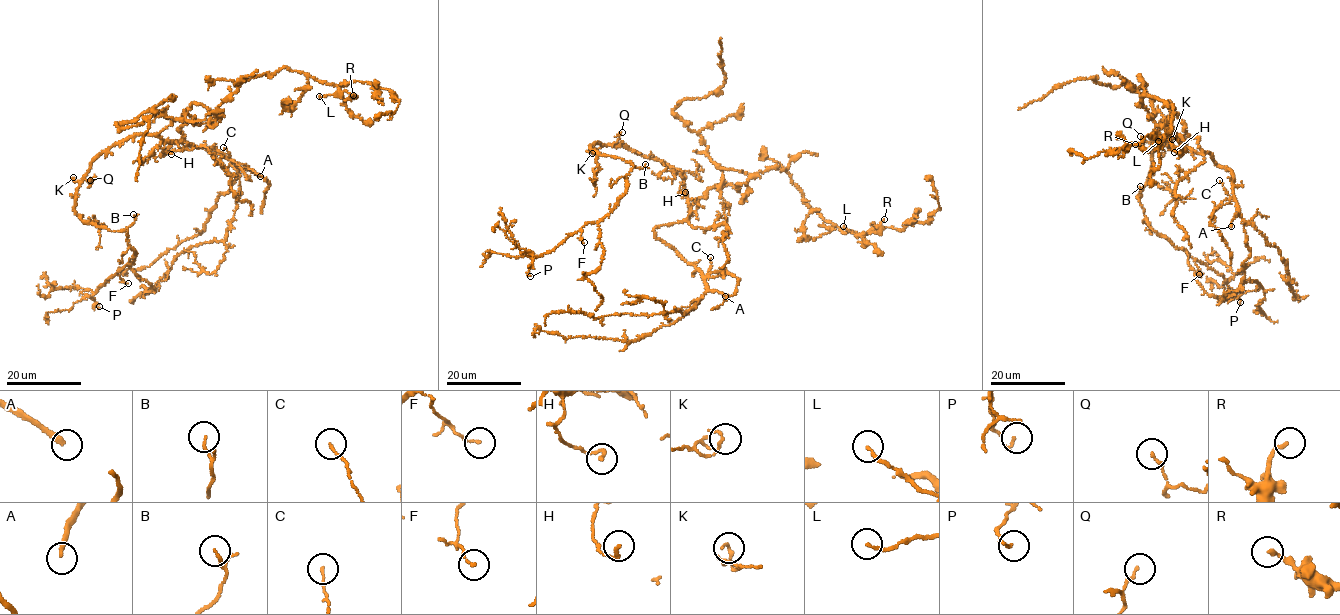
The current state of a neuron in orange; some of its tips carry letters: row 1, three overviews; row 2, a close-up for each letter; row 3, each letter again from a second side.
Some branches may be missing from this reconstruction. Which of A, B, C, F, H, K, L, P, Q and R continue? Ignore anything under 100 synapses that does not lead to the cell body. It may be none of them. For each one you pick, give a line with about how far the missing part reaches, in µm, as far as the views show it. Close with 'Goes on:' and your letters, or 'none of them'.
A: missing 90 µm
Goes on: A

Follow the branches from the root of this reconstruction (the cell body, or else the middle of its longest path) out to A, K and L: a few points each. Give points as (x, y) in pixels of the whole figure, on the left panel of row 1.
A: (178, 143), (183, 142), (176, 141), (161, 156), (187, 147), (200, 147), (218, 152), (260, 176)
K: (178, 143), (166, 142), (157, 135), (133, 134), (110, 146), (96, 158), (80, 181), (74, 182), (73, 177)
L: (178, 143), (194, 103), (210, 111), (212, 127), (217, 107), (264, 73), (287, 68), (339, 85), (319, 96)

